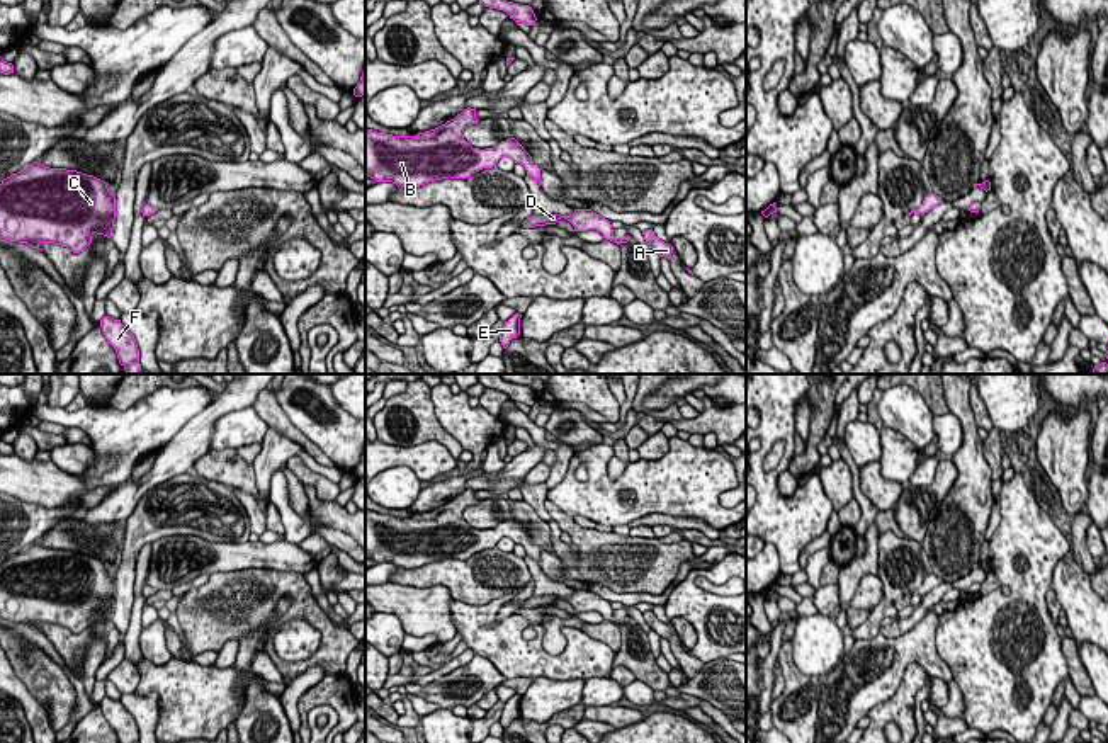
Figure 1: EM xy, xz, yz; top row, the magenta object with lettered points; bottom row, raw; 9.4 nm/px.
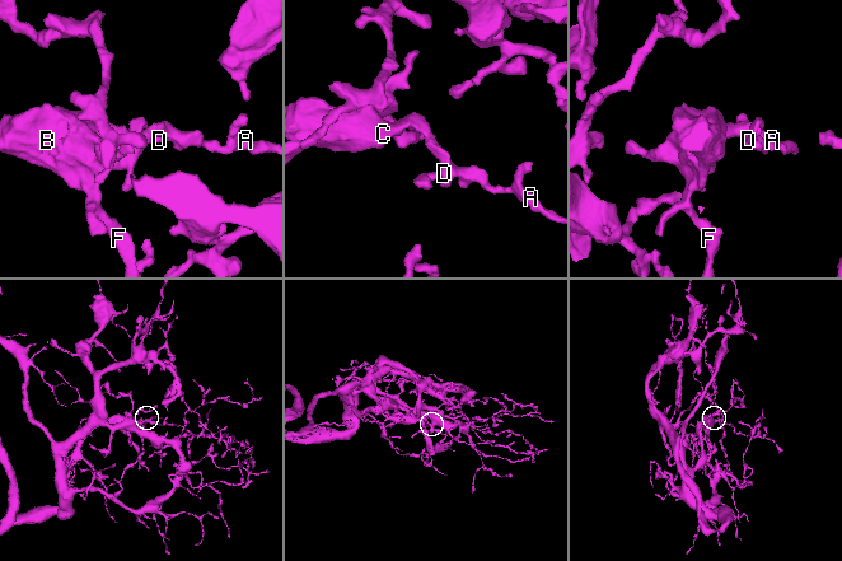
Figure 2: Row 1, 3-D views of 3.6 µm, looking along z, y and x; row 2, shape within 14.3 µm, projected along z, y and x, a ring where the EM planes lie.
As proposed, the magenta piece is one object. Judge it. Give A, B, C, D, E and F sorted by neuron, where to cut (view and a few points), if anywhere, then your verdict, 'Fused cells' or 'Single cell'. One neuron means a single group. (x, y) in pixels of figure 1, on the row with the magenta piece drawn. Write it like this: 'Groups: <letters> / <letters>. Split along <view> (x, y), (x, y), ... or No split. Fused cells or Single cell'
Groups: A B C D E F. No split. Single cell

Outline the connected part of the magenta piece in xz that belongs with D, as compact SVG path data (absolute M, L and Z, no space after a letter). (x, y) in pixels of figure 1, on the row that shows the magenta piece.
M574 209L574 213L569 216L559 214L530 216L523 221L523 228L556 224L561 218L568 219L576 231L596 230L603 235L603 238L617 245L627 243L630 240L630 236L627 235L620 241L617 241L610 221L593 213L591 209Z

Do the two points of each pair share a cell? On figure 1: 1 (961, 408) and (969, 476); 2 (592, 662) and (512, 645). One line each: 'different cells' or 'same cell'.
1: same cell
2: same cell

